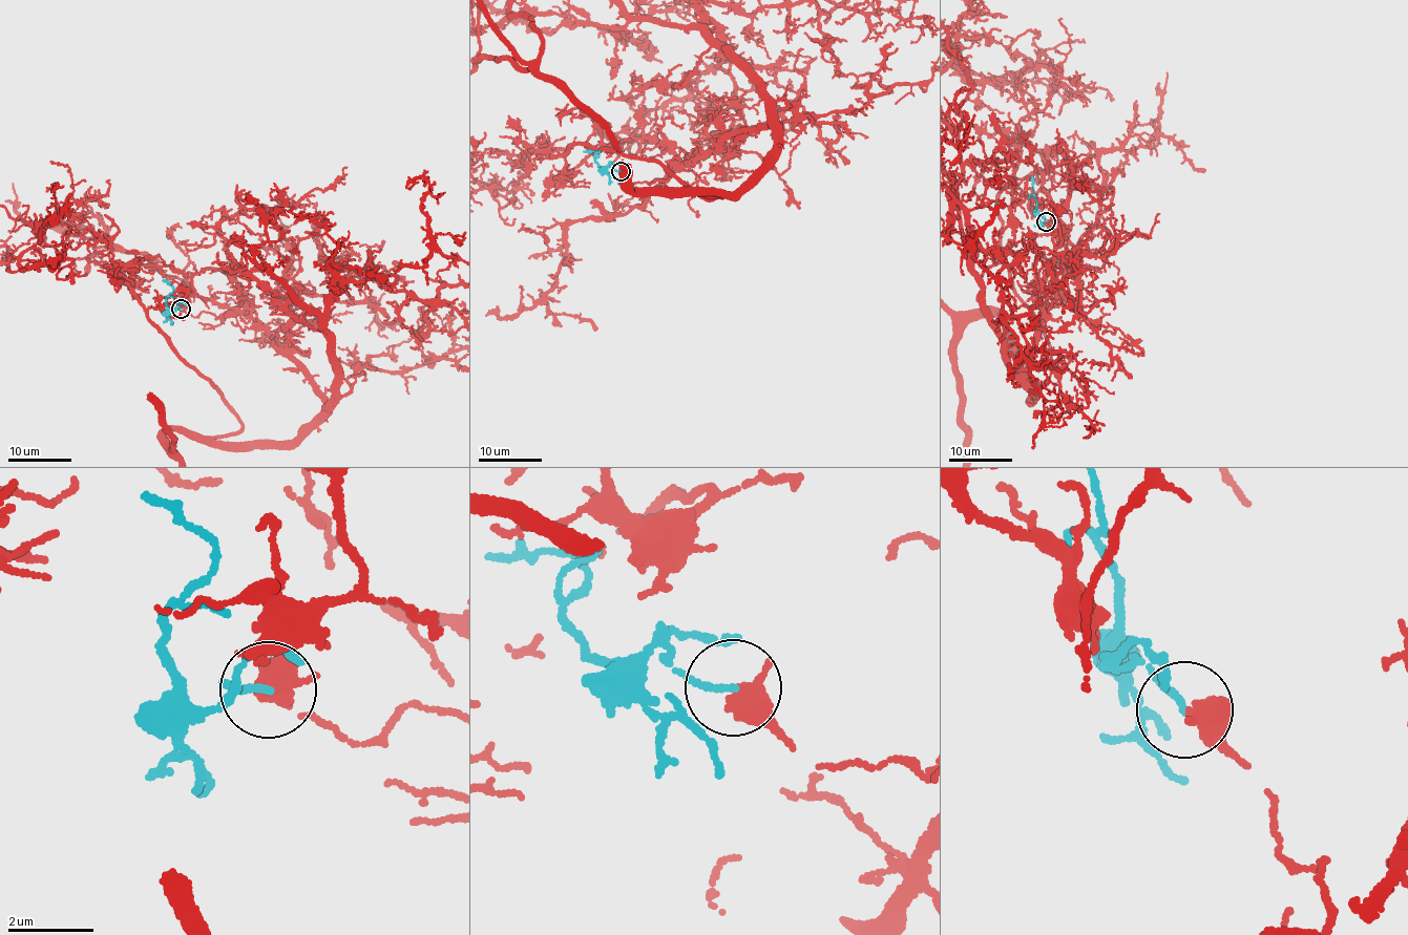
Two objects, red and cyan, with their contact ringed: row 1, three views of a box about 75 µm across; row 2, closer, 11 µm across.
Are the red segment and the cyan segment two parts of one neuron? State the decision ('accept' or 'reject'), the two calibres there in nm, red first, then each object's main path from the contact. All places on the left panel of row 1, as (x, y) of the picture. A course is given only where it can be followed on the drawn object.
accept | 650/130 nm | cyan via (181, 309), (172, 312), (166, 303), (165, 297), (173, 288), (163, 279)

